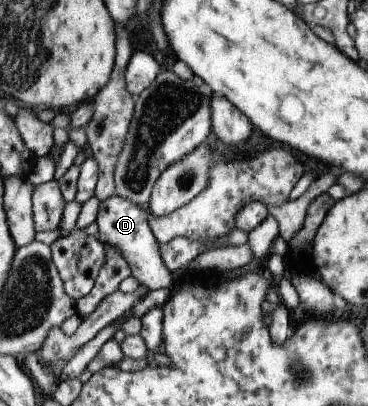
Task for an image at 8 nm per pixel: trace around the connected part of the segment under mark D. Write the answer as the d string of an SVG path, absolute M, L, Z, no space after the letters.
M112 194L98 205L95 237L102 246L114 247L122 255L124 262L128 265L130 275L139 285L144 286L148 291L170 288L173 276L160 258L160 244L152 234L147 217L148 209L145 206L134 204L128 199Z

